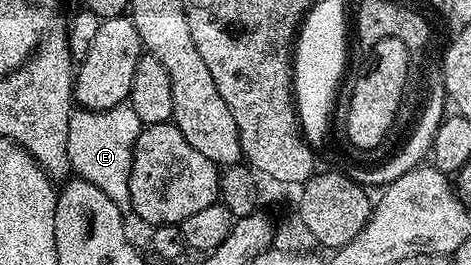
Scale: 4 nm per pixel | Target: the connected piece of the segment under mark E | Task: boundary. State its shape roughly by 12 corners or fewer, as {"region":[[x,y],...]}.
{"region":[[124,102],[69,118],[71,172],[121,210],[139,115]]}

